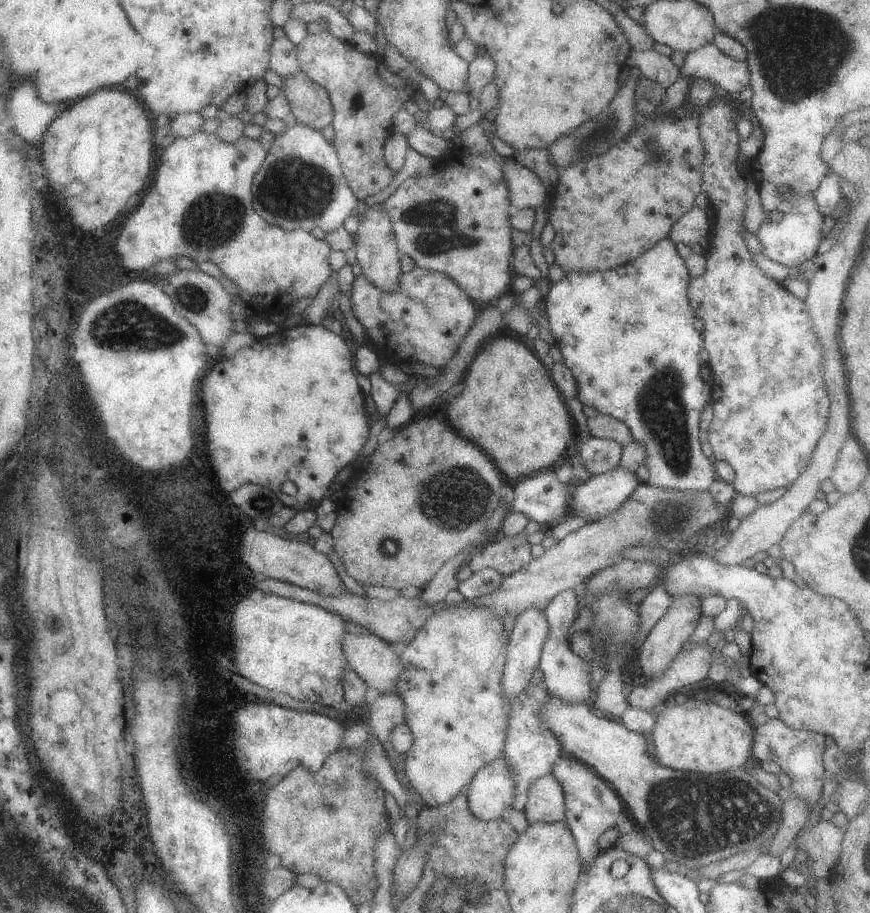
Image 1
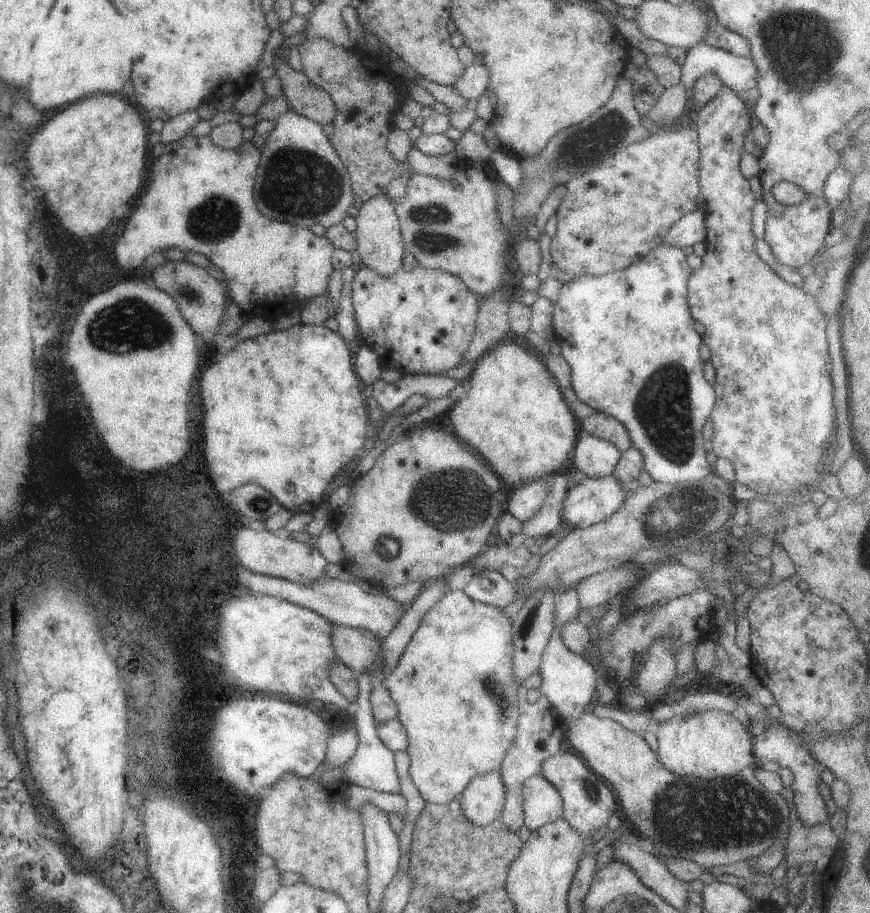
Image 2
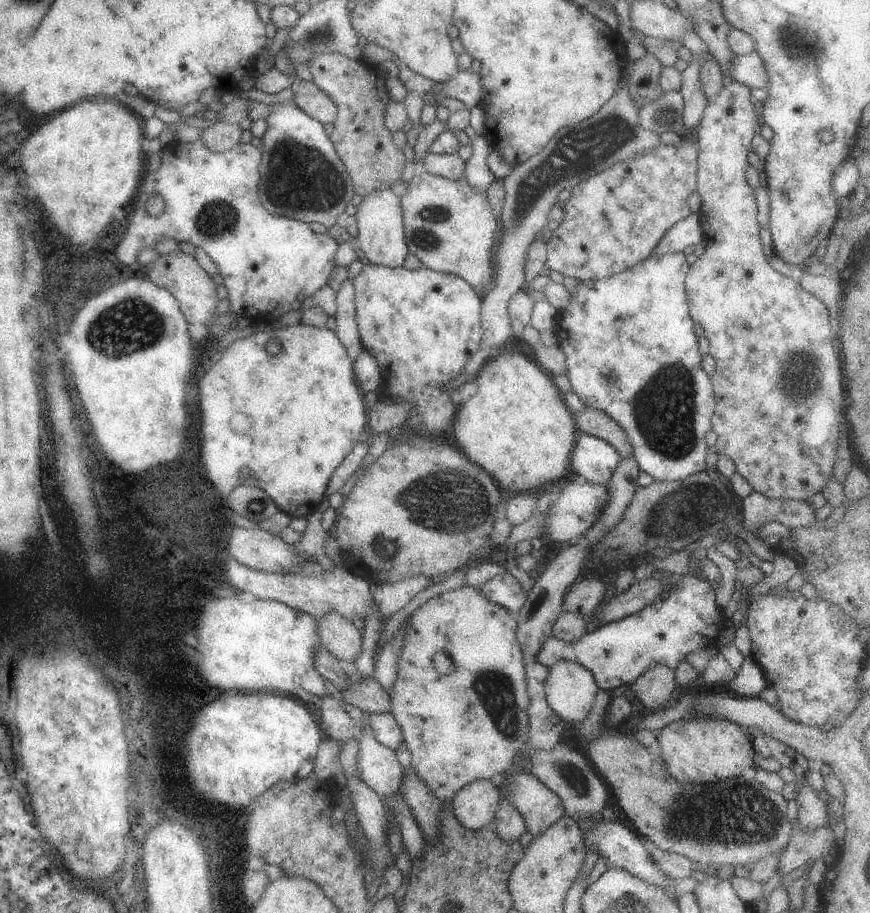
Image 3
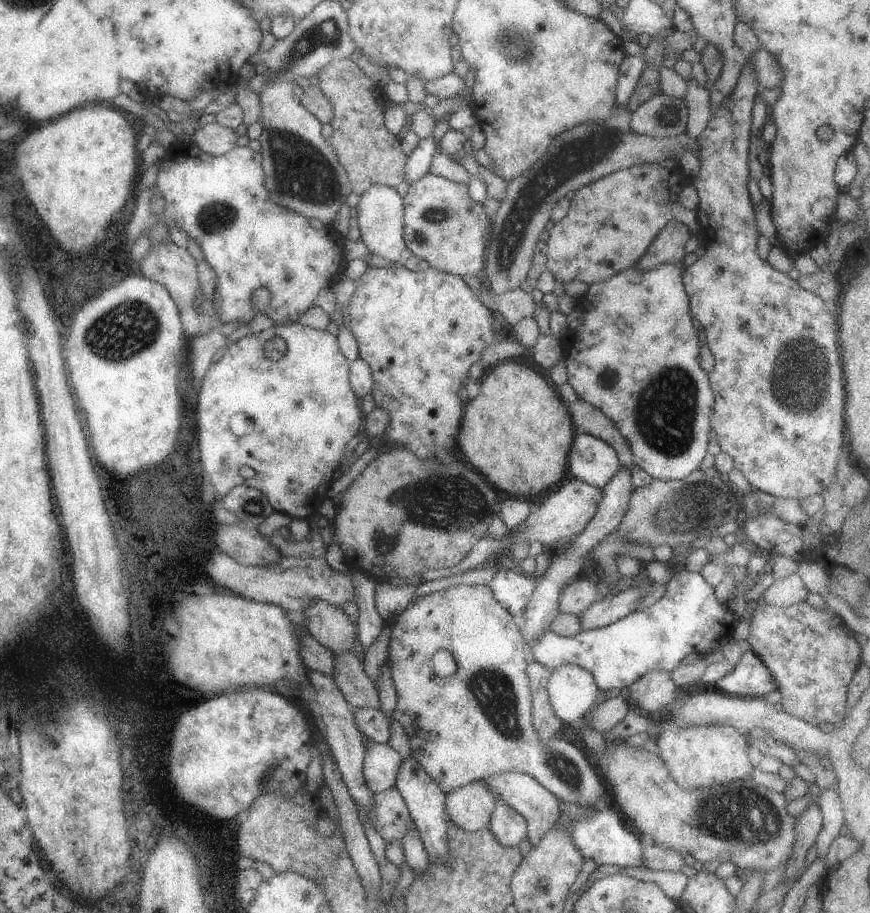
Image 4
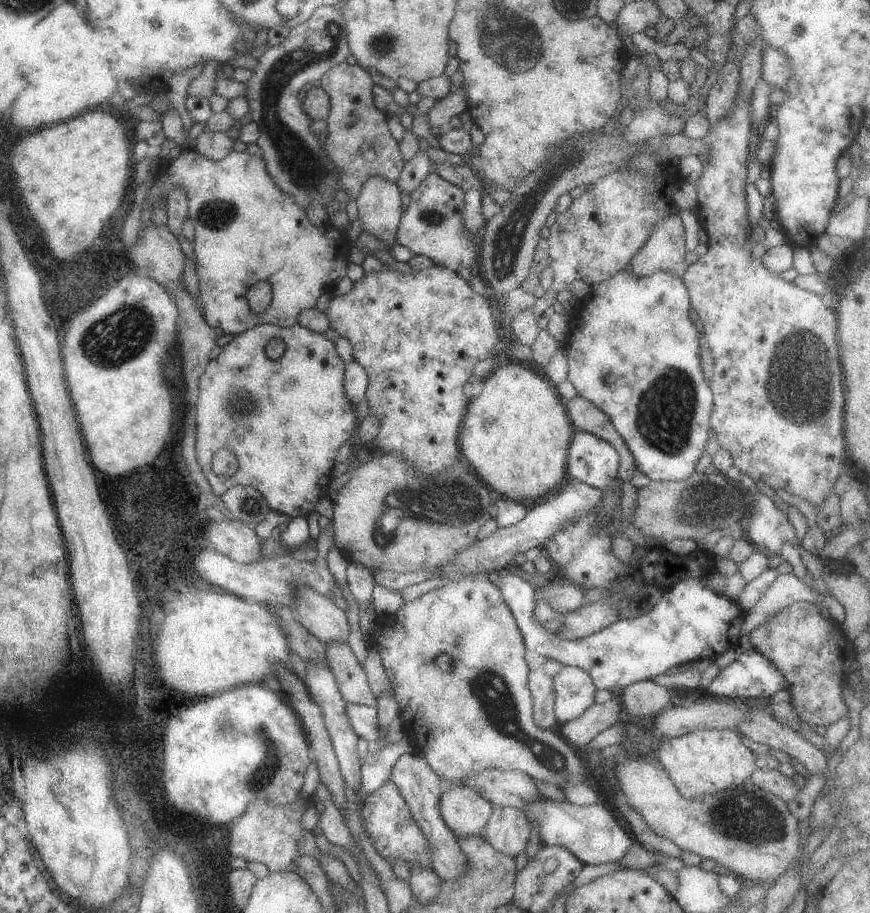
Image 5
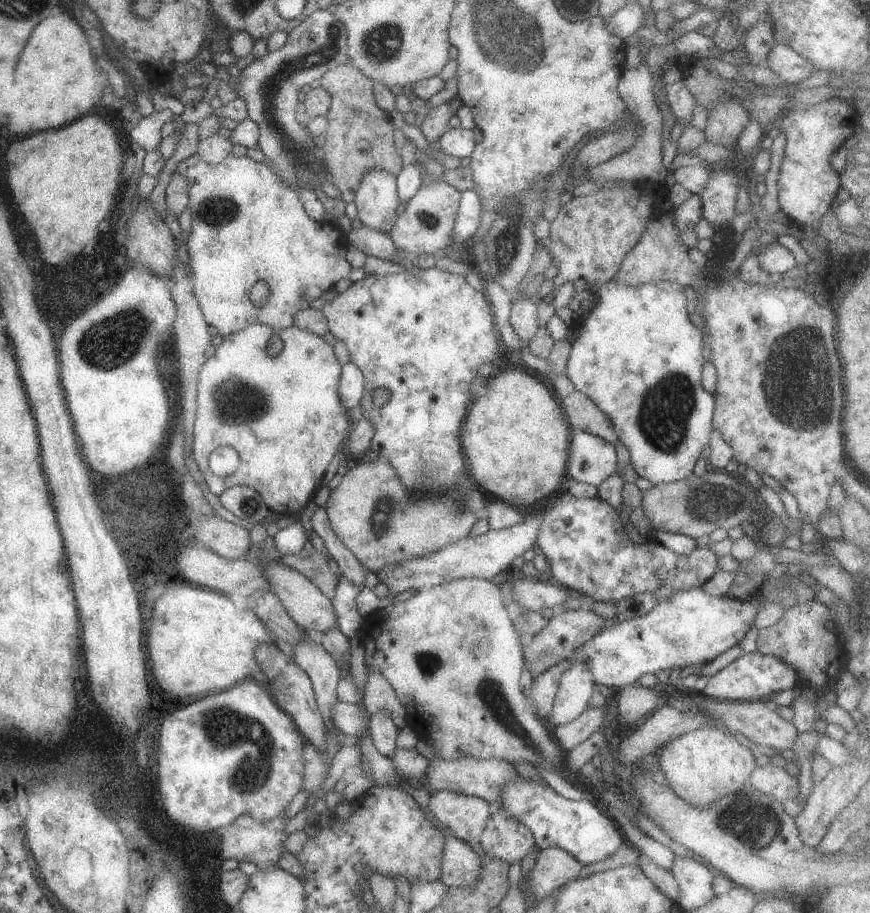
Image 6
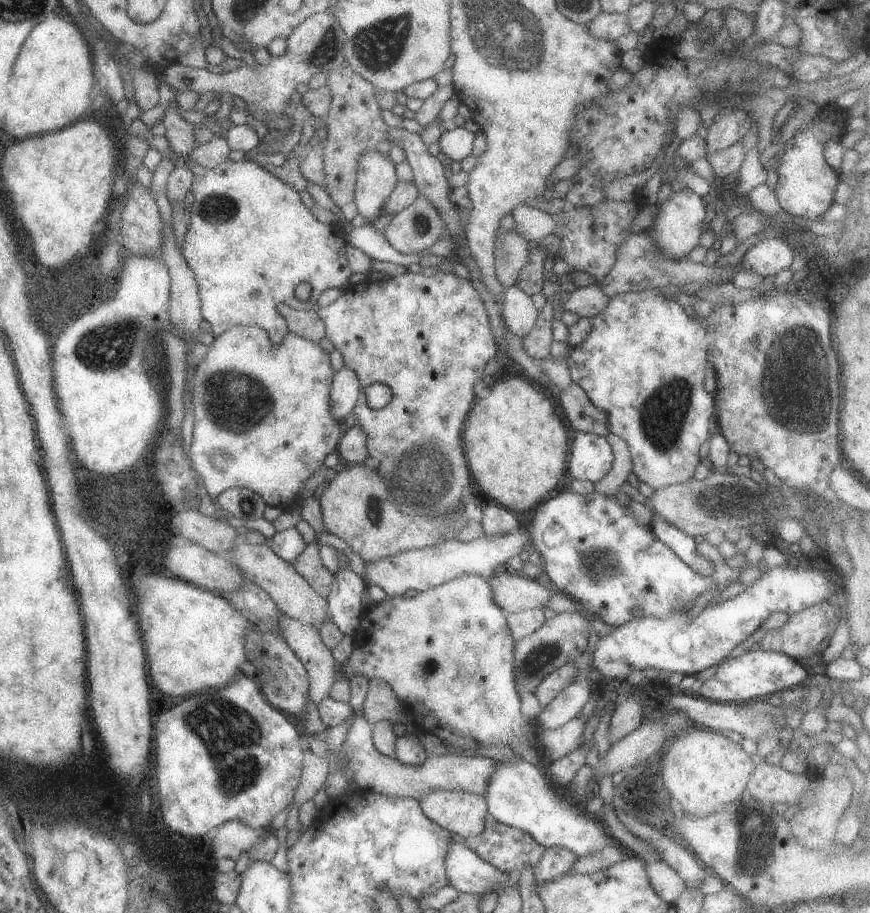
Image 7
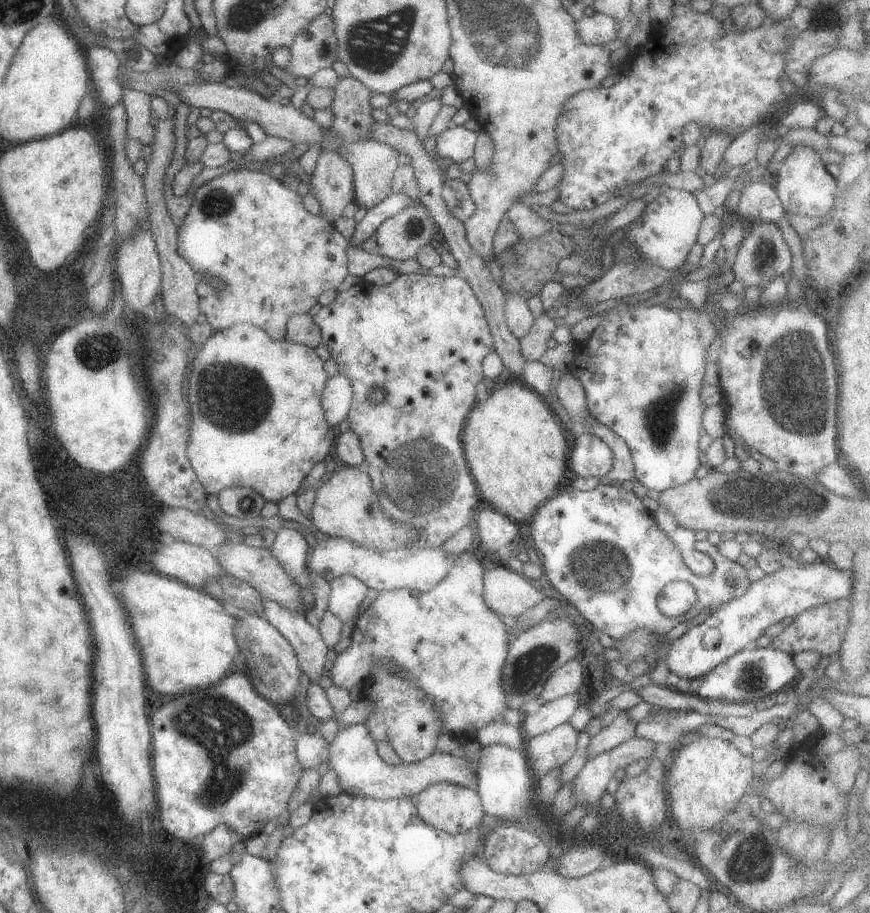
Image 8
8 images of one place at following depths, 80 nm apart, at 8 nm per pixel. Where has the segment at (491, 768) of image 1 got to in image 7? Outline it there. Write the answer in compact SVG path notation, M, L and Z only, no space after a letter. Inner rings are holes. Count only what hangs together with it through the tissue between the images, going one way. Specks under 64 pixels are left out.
M432 790L418 800L425 818L451 834L466 838L484 829L483 795L458 790Z

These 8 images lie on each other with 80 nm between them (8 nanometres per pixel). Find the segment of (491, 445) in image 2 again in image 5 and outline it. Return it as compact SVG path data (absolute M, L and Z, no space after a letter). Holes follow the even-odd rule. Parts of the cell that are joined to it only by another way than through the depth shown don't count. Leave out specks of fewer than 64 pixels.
M506 364L505 366L495 367L484 377L482 390L478 396L473 397L467 404L463 419L458 431L457 441L460 449L460 459L466 466L471 466L475 470L475 475L490 489L495 490L504 498L513 501L521 501L526 504L533 504L544 496L553 492L562 484L562 478L566 475L566 453L572 435L573 428L565 414L563 401L553 390L547 380L543 380L539 374L531 372L529 368L522 368L519 364Z

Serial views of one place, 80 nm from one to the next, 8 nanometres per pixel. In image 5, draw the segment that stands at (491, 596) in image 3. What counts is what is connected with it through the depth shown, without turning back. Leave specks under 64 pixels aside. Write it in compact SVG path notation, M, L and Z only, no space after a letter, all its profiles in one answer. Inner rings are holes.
M505 569L499 570L501 579L492 583L499 590L509 613L516 621L524 649L533 654L555 660L563 665L572 665L587 672L596 691L607 689L620 693L627 686L645 678L656 677L677 664L688 665L708 654L721 655L734 648L738 642L739 626L745 612L735 601L714 594L701 577L689 576L669 587L649 612L636 618L616 620L606 628L581 638L561 638L549 633L531 618L533 589Z

